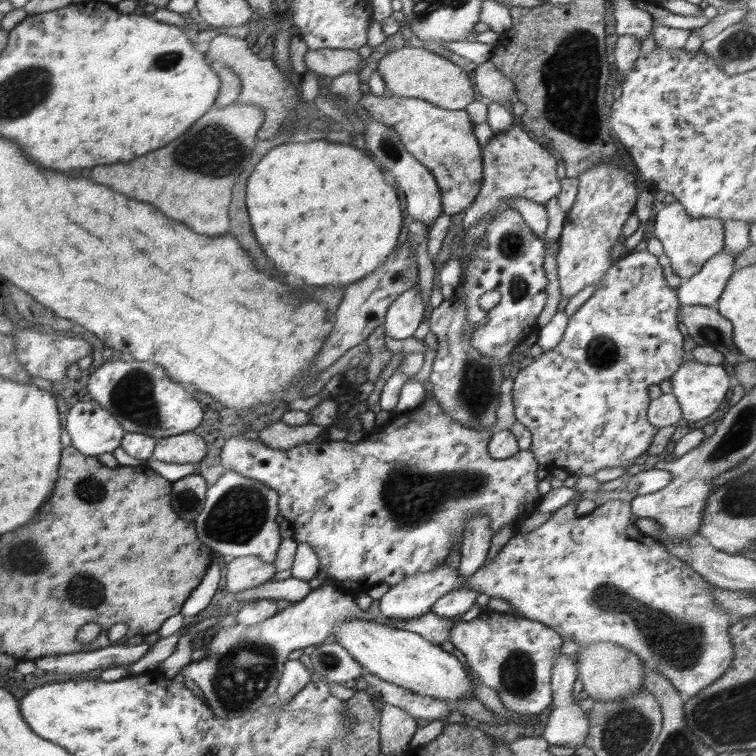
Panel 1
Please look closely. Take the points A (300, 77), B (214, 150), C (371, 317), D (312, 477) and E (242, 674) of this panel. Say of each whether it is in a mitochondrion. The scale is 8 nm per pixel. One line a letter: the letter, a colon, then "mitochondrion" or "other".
A: other
B: mitochondrion
C: other
D: other
E: mitochondrion

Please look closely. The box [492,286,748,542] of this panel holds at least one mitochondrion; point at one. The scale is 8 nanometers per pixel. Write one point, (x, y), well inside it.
(602, 351)

